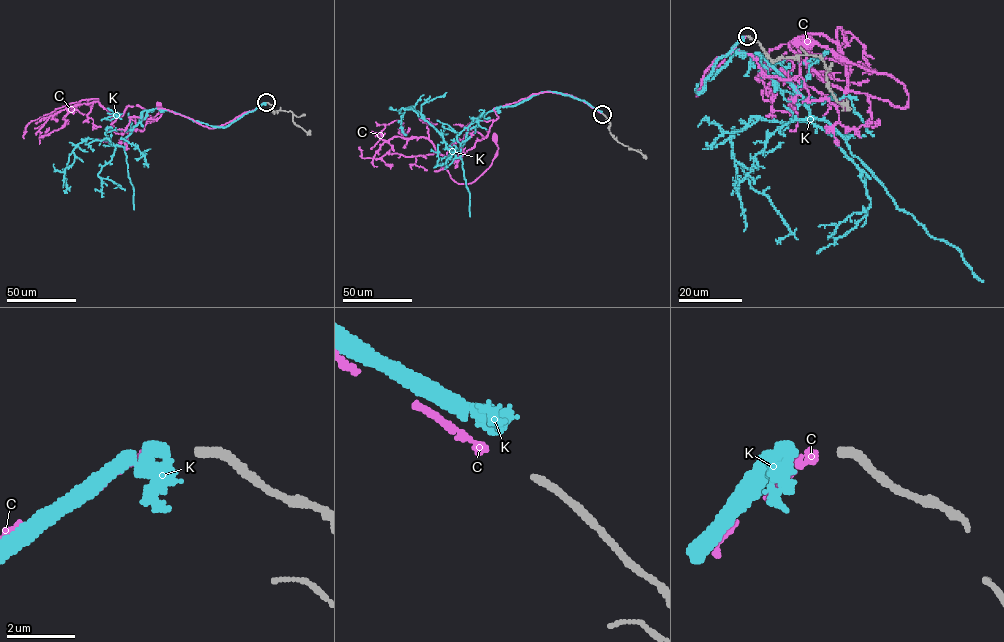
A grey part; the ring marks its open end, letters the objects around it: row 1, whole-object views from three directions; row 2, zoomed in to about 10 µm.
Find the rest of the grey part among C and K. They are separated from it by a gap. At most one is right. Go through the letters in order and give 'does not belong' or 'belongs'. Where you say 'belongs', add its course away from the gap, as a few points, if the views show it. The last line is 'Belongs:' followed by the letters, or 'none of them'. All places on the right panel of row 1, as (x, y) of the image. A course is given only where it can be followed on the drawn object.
C: belongs; it runs (745, 36), (697, 96), (735, 49), (796, 77), (789, 43), (834, 86), (908, 104), (891, 76), (803, 42)
K: does not belong
Belongs: C

